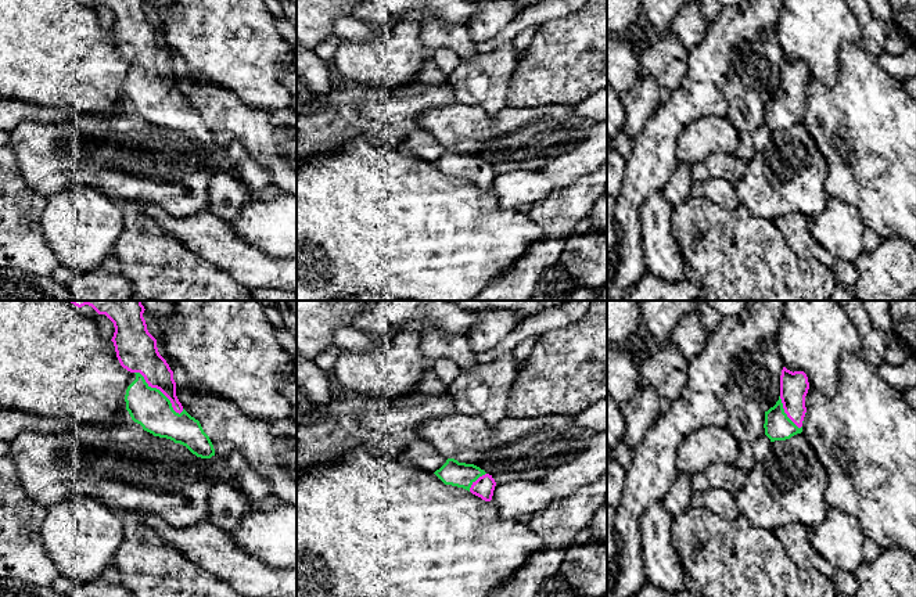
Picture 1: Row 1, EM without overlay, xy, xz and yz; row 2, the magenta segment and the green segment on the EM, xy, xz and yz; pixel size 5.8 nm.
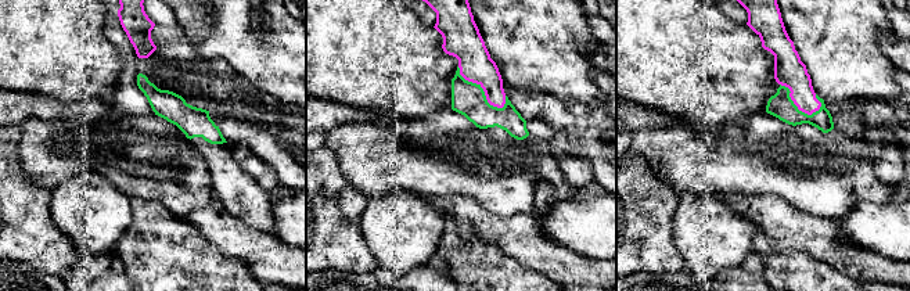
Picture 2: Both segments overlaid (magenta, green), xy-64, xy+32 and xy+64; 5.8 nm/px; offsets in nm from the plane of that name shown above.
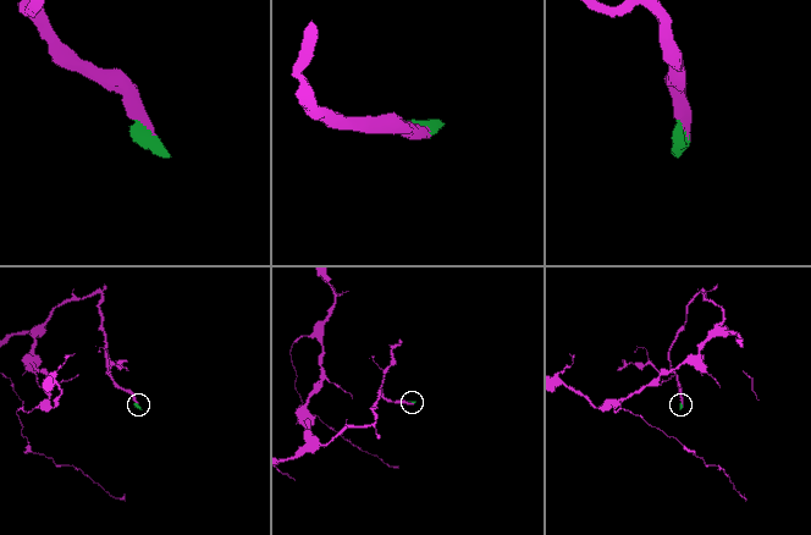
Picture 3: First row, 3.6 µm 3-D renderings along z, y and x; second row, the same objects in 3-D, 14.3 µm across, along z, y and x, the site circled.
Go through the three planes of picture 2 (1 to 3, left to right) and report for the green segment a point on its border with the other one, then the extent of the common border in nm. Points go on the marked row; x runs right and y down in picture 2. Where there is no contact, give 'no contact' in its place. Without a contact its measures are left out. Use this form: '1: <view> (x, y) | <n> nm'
1: no contact
2: xy+32 (482, 87) | 360 nm
3: xy+64 (795, 104) | 280 nm

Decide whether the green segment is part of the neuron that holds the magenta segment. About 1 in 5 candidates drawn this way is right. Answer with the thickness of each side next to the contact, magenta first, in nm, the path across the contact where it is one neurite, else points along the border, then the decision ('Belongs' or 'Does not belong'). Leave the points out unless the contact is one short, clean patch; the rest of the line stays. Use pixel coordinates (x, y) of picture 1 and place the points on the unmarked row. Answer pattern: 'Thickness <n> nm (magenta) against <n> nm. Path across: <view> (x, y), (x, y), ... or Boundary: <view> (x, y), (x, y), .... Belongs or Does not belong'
Thickness 200 nm (magenta) against 220 nm. Path across: xy (140, 45), (161, 81), (147, 96). Belongs

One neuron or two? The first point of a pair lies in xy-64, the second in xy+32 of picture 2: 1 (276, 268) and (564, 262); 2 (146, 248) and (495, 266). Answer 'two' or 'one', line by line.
1: one
2: one

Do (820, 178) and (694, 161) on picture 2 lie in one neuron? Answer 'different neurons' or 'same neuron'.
same neuron

